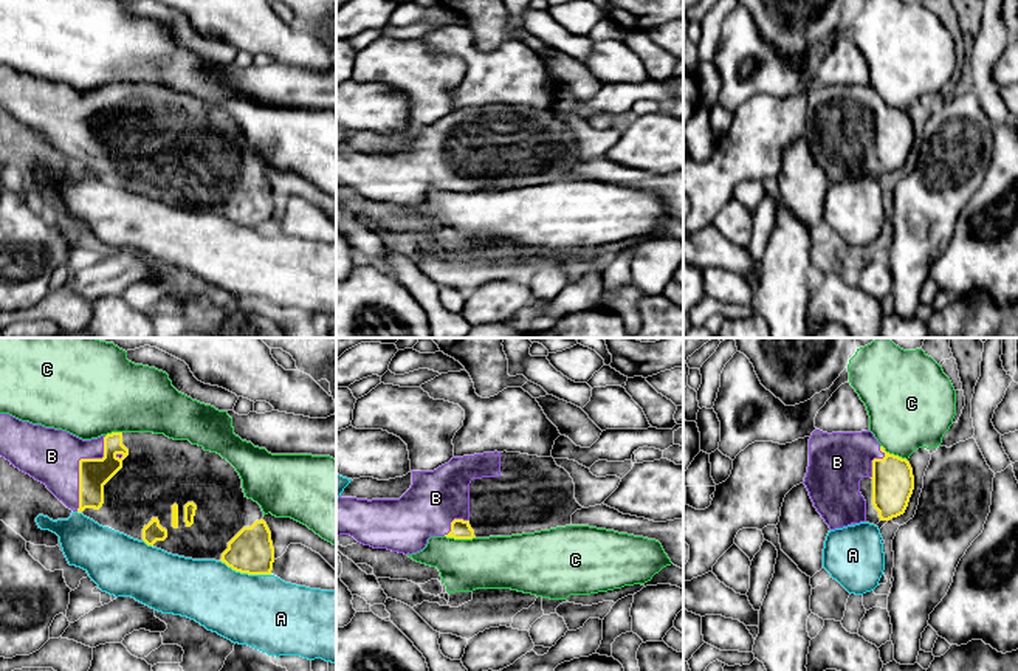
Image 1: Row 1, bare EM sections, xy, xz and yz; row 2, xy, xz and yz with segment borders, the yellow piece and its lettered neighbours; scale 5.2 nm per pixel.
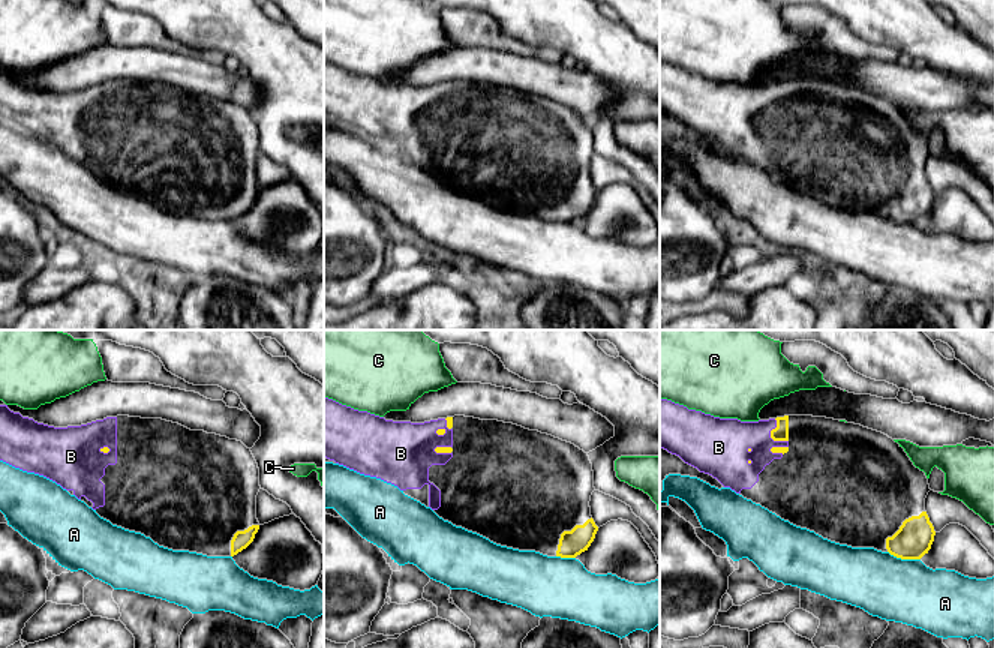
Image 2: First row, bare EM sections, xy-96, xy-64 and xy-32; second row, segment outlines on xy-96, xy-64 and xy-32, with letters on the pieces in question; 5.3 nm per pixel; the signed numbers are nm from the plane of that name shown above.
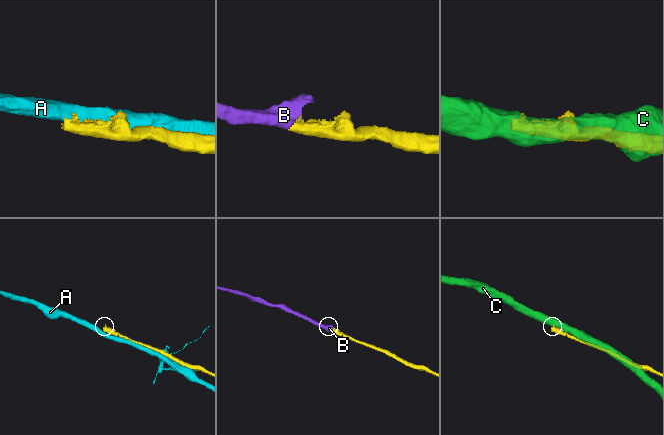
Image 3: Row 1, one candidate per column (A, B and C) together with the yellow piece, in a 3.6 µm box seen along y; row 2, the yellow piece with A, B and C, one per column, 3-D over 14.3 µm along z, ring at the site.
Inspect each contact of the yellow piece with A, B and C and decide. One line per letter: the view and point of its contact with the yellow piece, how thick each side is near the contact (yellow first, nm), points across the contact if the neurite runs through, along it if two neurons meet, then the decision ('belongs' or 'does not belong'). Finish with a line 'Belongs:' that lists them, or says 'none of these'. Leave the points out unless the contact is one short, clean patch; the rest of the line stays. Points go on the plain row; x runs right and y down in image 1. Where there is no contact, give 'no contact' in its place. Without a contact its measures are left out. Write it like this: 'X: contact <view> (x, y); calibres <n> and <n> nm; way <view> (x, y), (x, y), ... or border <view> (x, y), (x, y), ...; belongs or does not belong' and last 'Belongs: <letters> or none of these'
A: contact xy (245, 225); calibres 220 and 380 nm; does not belong
B: contact xy (79, 116); calibres 160 and 280 nm; belongs
C: contact xz (460, 191); calibres 100 and 280 nm; does not belong
Belongs: B

